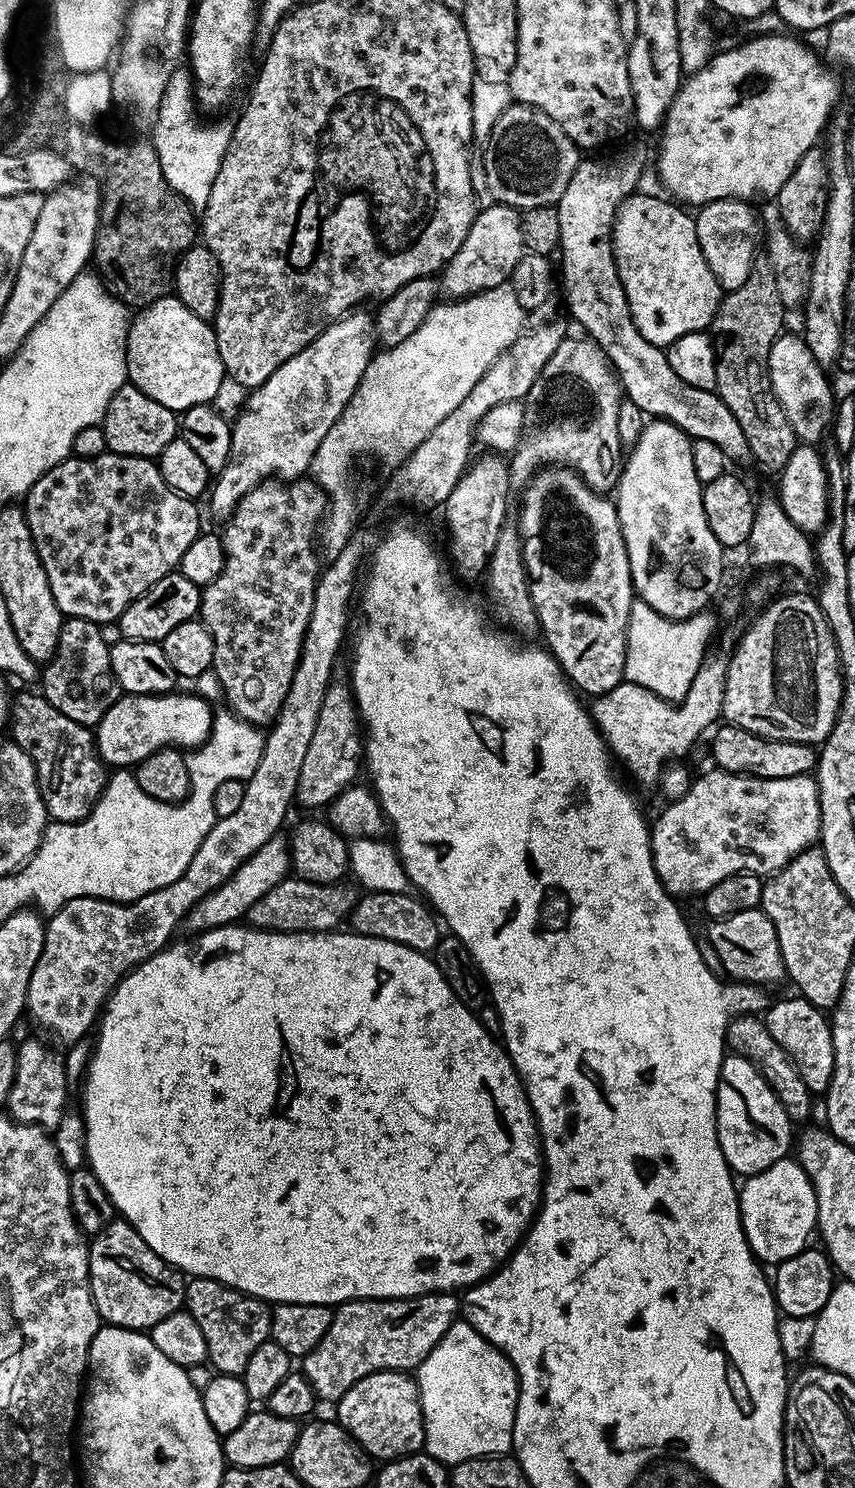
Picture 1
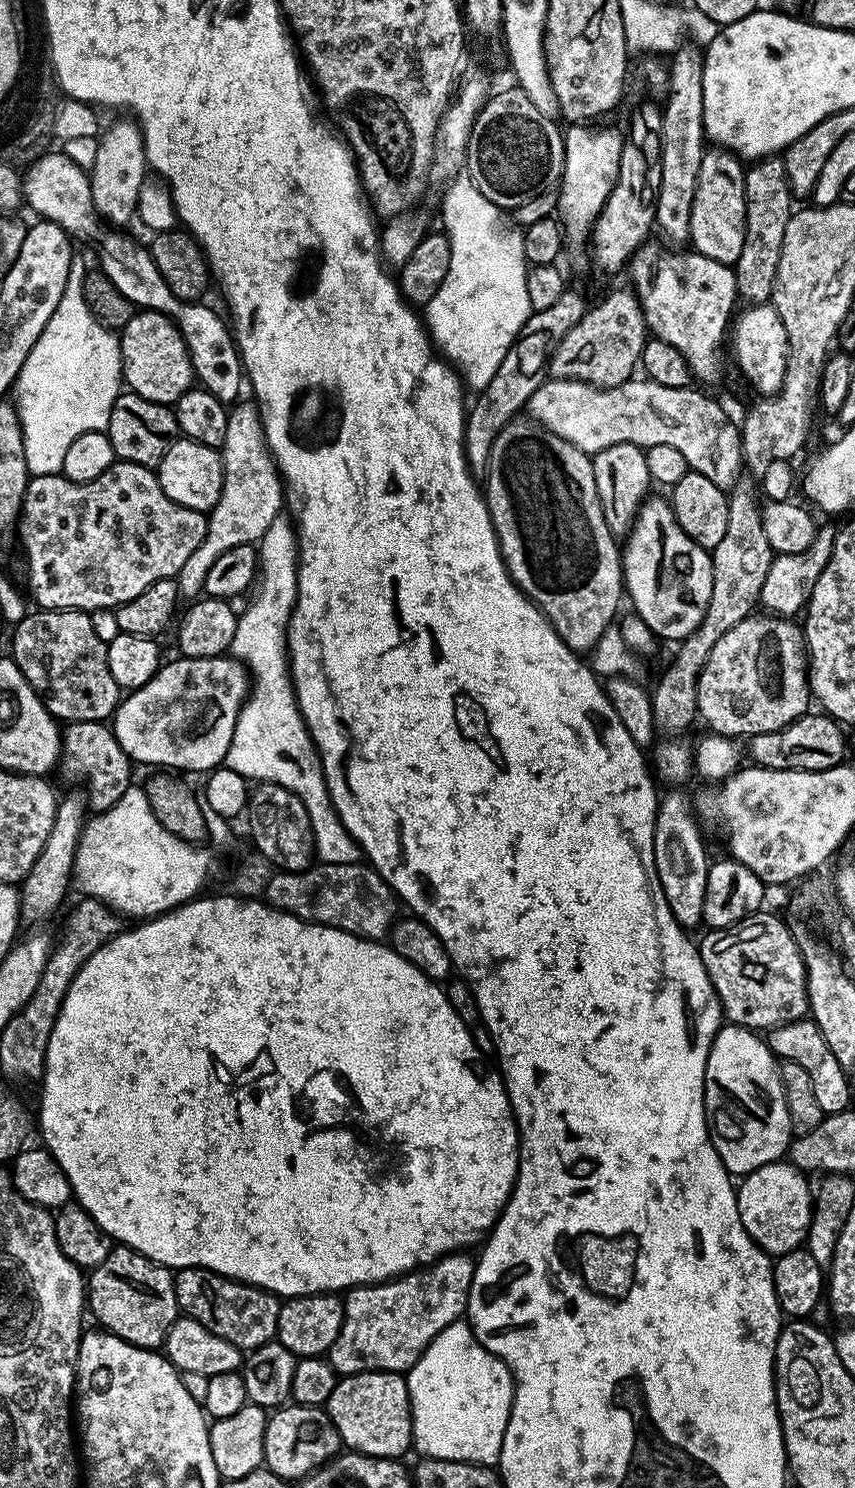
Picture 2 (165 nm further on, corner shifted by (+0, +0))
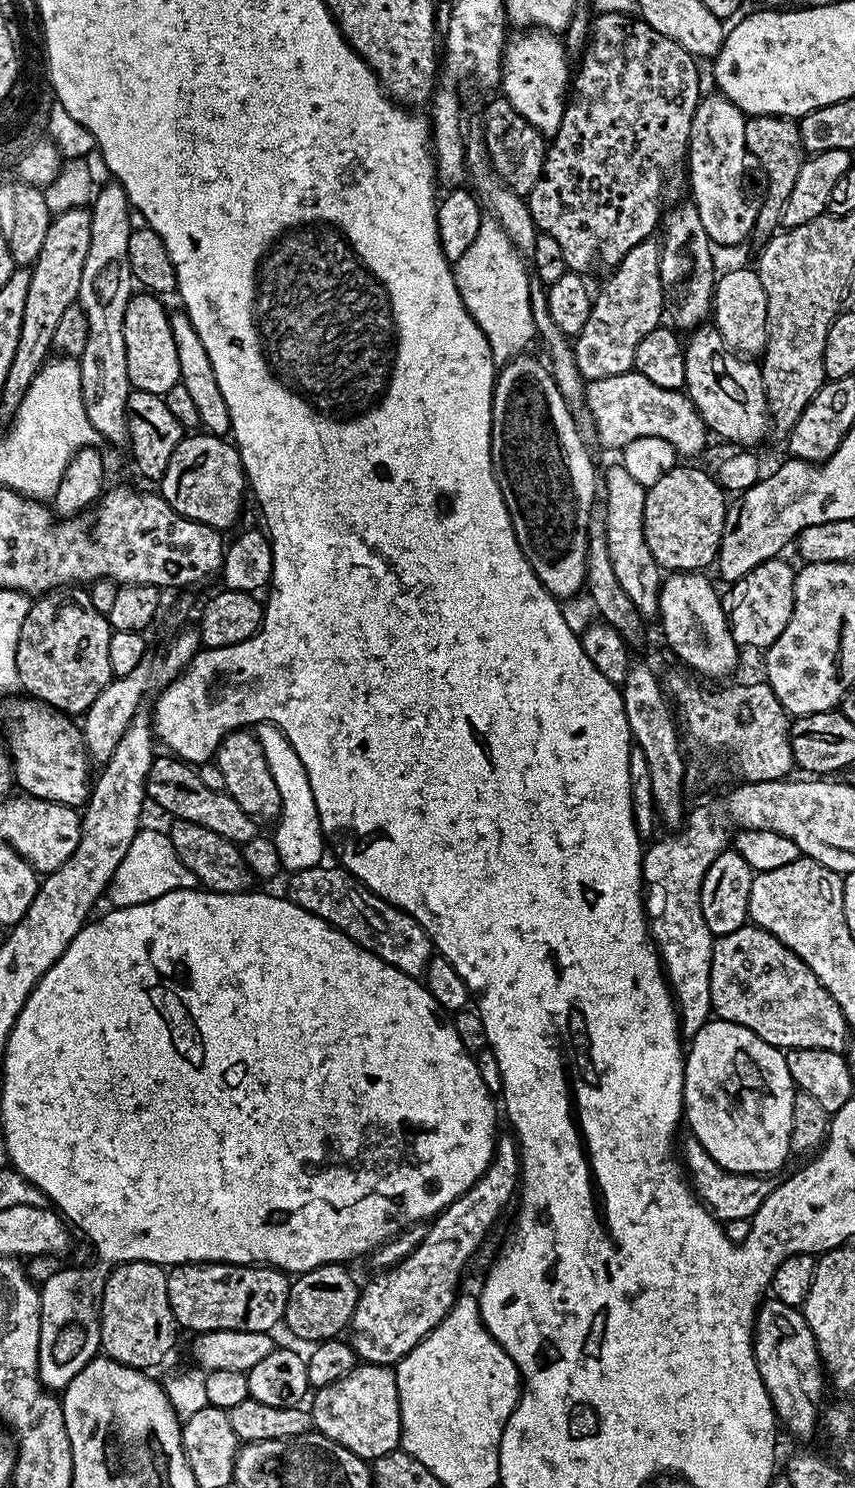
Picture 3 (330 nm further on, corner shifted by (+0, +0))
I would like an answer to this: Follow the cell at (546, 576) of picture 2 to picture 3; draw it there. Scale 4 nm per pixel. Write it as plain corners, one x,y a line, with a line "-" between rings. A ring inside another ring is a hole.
521,354
509,360
507,364
499,369
496,377
496,385
492,387
492,469
496,475
498,486
502,490
502,498
506,502
506,510
510,514
512,529
516,535
518,546
530,562
532,573
542,582
546,592
553,598
571,598
585,587
588,578
588,534
590,525
593,523
592,503
598,500
598,468
592,465
592,456
588,453
588,448
584,445
584,440
580,437
580,428
576,425
576,420
572,417
573,409
566,398
562,398
562,390
554,382
549,365
543,359
536,356

